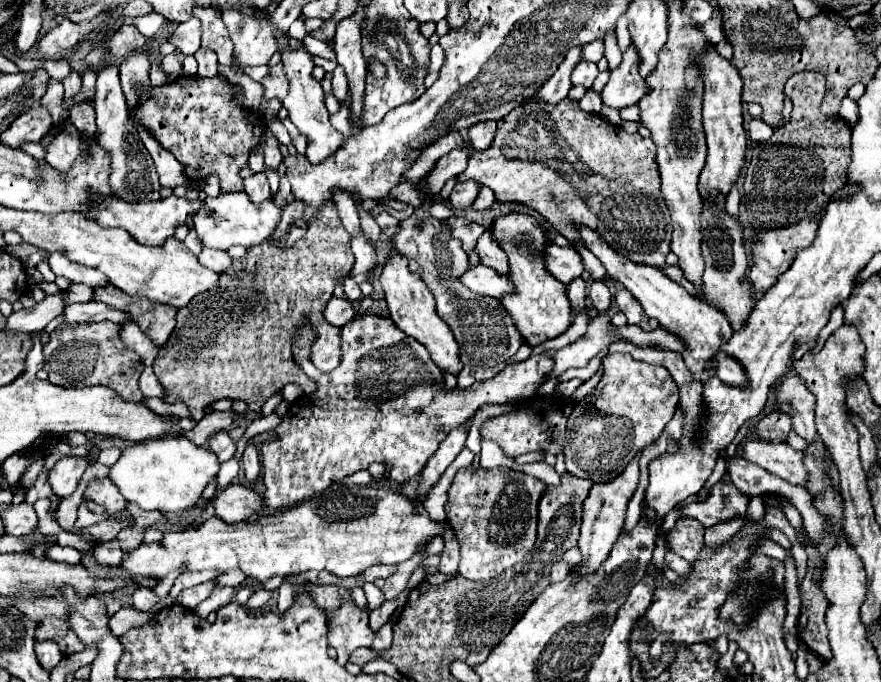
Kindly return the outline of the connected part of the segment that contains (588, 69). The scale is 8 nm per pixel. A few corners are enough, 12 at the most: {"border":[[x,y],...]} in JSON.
{"border":[[580,62],[572,70],[574,86],[592,88],[598,68]]}

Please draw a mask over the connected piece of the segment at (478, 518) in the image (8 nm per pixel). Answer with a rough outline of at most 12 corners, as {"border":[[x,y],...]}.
{"border":[[460,468],[446,514],[458,574],[490,580],[534,548],[546,484]]}

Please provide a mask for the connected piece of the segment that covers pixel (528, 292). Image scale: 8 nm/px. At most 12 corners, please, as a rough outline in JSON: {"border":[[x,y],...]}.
{"border":[[494,218],[512,294],[500,298],[530,346],[570,326],[566,286],[544,266],[544,228]]}

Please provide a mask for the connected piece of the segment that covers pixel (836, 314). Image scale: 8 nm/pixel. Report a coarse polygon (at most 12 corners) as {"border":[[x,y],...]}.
{"border":[[842,306],[832,310],[821,330],[814,352],[822,349],[828,337],[843,325]]}

